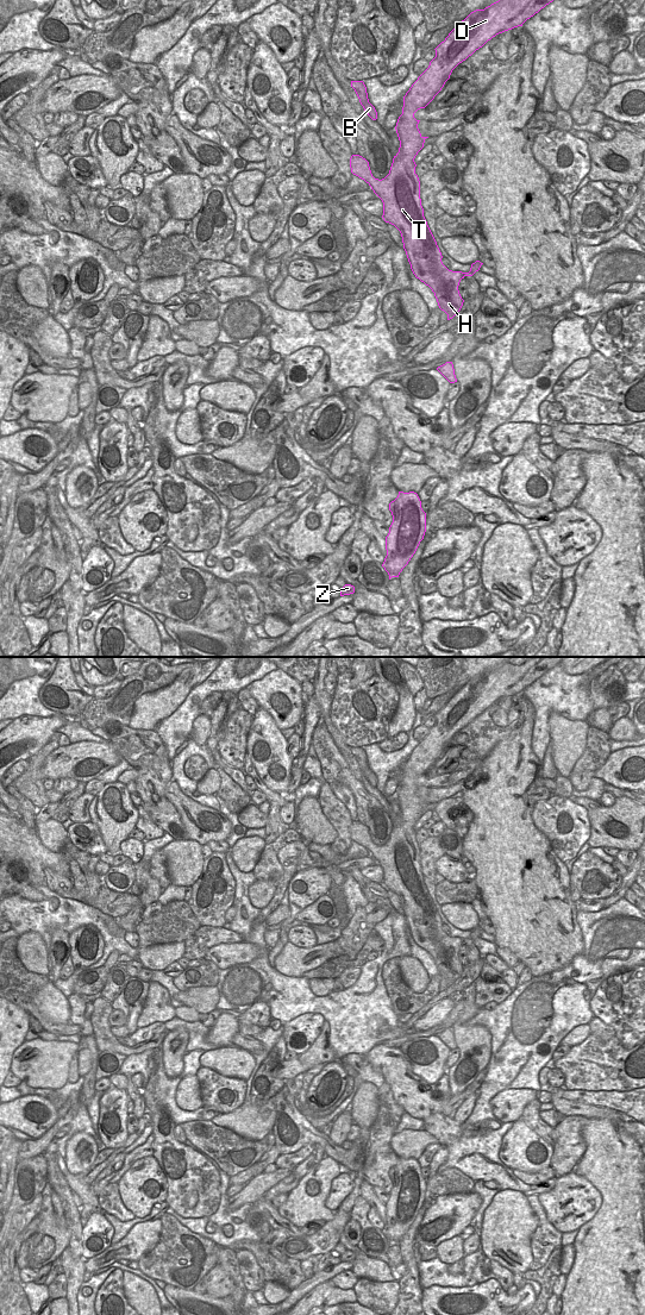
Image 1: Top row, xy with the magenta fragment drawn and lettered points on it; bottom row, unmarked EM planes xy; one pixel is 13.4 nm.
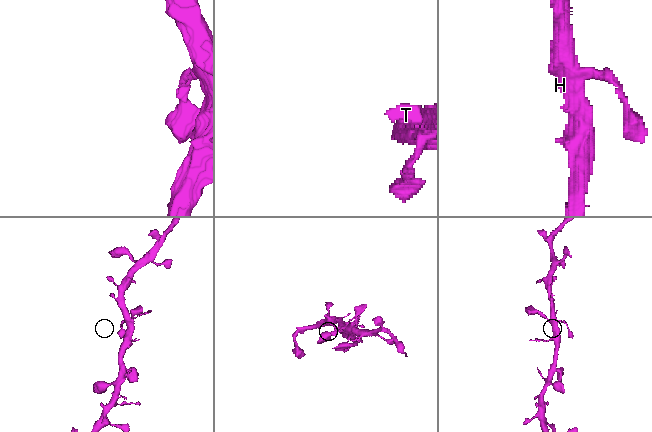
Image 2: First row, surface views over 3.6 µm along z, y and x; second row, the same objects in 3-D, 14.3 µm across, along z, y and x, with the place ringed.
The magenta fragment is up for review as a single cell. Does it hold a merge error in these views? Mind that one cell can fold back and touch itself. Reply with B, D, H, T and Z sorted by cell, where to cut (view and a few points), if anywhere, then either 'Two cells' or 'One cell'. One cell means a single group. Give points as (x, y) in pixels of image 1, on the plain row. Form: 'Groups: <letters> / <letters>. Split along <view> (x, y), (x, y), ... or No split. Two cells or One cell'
Groups: B D H T Z. No split. One cell.

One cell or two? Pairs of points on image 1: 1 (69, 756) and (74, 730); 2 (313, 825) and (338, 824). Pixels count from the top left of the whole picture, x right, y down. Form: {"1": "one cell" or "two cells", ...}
{"1": "two cells", "2": "two cells"}

